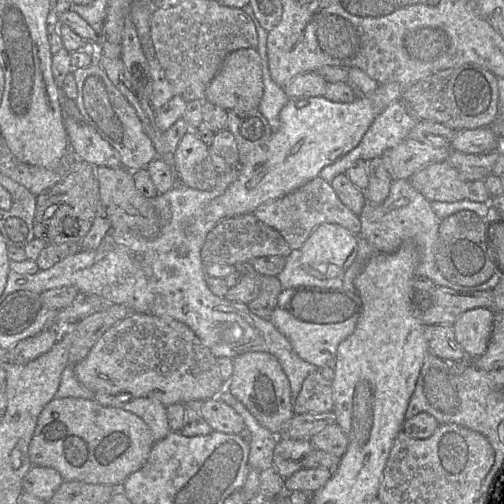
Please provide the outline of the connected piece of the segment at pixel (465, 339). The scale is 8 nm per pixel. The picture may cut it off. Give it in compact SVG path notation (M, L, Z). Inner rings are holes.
M477 307L460 314L452 324L455 339L467 358L475 359L485 352L494 314L490 308Z

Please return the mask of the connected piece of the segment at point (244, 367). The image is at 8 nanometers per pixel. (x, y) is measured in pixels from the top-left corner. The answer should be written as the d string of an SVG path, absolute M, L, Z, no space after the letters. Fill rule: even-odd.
M247 352L233 358L233 372L226 383L226 391L241 402L257 422L275 435L280 435L285 424L293 417L289 380L278 359L267 352Z

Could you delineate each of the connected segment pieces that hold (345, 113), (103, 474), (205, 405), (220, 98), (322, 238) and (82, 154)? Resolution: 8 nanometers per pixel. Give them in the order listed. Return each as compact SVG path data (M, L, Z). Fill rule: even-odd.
M396 82L378 84L374 93L367 98L356 98L350 103L333 102L324 96L290 98L279 114L280 127L273 132L263 145L257 147L238 166L238 177L219 196L205 206L205 213L221 221L226 218L250 214L261 204L276 200L307 184L316 177L320 171L349 153L358 146L364 134L389 104L401 101L404 88Z
M55 397L38 417L29 458L33 466L55 469L64 481L108 485L120 490L124 481L146 463L154 443L147 424L131 412L102 406L94 399Z
M220 397L201 402L198 410L214 431L239 434L245 427L242 417Z
M244 48L229 53L221 69L206 88L206 100L227 111L258 109L264 93L261 58L256 48Z
M325 223L312 231L300 251L306 273L320 280L342 278L357 257L358 237L339 224Z
M64 118L69 148L78 160L95 167L120 168L119 153L84 121Z

